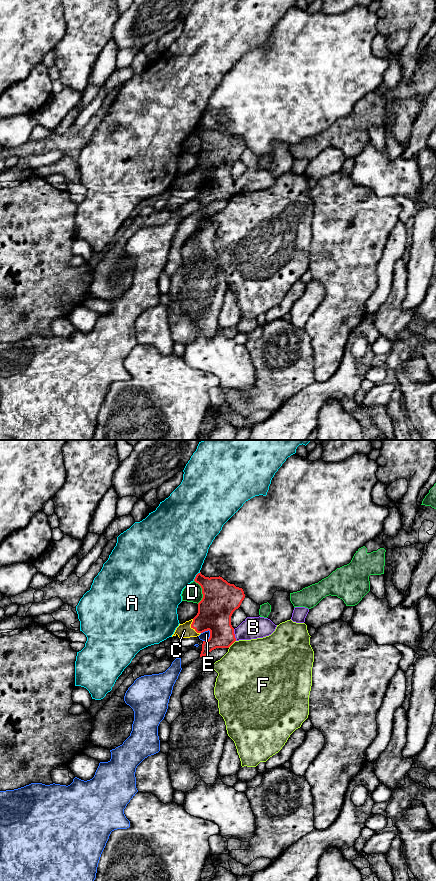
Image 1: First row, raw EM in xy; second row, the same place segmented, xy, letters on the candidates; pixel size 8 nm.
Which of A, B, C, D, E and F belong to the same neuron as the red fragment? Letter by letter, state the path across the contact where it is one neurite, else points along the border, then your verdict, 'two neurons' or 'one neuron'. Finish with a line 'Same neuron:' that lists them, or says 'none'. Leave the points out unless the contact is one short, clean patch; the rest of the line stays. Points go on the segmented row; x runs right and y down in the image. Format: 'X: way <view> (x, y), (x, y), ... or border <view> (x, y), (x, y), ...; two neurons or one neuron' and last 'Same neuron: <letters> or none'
A: two neurons
B: border xy (233, 629), (236, 640); two neurons
C: border xy (192, 619), (191, 626), (200, 633); two neurons
D: two neurons
E: two neurons
F: two neurons
Same neuron: none

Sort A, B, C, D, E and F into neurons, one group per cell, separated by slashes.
A / B / C / D / E / F

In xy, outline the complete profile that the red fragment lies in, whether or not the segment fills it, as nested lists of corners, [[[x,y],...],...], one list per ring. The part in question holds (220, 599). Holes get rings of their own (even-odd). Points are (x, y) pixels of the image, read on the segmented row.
[[[198,573],[194,579],[202,588],[203,598],[198,603],[198,613],[193,618],[191,628],[197,633],[210,631],[208,640],[203,641],[200,657],[206,656],[216,648],[229,648],[235,641],[234,628],[231,625],[231,616],[238,609],[245,598],[242,588],[228,583],[222,577],[205,577]]]

